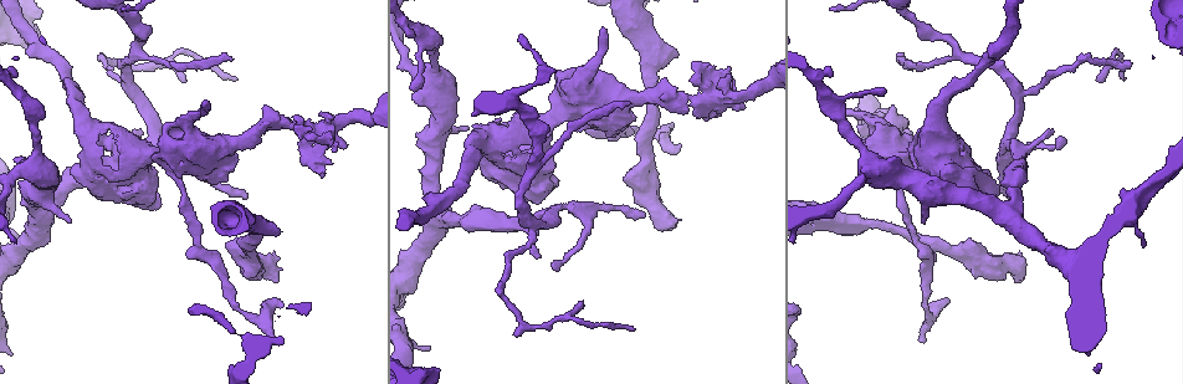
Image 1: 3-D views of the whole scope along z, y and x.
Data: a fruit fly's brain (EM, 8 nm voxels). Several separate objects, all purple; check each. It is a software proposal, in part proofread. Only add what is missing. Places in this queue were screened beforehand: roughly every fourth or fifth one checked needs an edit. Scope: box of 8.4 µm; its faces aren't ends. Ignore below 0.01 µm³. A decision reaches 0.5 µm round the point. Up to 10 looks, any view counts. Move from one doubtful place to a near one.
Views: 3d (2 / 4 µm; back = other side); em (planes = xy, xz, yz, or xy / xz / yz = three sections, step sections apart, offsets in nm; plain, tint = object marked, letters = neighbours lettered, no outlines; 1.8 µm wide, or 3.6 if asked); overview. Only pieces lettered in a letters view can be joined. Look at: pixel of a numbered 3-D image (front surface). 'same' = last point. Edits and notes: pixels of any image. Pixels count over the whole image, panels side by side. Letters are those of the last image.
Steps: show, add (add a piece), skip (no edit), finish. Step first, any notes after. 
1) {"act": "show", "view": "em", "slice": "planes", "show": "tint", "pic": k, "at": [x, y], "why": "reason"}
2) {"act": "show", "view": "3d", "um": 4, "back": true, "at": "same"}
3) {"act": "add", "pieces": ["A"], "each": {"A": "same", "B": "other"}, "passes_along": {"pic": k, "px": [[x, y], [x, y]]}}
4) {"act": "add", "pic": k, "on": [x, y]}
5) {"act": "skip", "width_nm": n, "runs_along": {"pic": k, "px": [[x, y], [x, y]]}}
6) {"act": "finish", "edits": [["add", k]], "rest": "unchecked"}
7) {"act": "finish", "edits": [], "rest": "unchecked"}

{"act": "show", "view": "em", "slice": "xz", "step": 8, "show": "letters", "pic": 1, "at": [629, 105], "why": "thin end"}

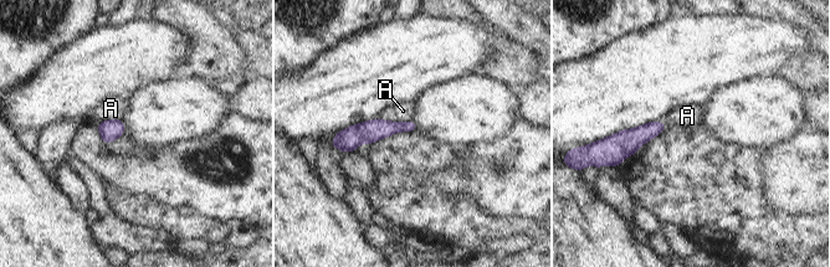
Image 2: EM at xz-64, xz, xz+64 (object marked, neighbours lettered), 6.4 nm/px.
{"act": "show", "view": "em", "slice": "planes", "show": "letters", "at": "same"}

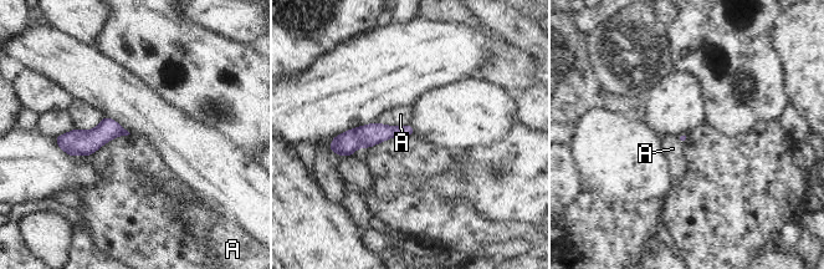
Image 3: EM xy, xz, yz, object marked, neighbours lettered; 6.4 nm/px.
{"act": "skip", "longest_contact_nm": ["A", 240], "each": {"A": "other"}, "found": "no lettered piece goes on from it"}

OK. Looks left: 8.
{"act": "show", "view": "em", "slice": "planes", "show": "letters", "pic": 1, "at": [135, 52], "why": "three-way junction"}

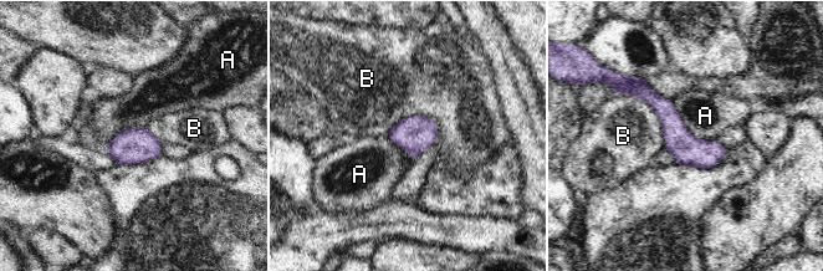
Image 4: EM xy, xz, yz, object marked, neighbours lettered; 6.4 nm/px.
{"act": "skip", "each": {"A": "other", "B": "other"}, "border": {"pic": 4, "px": [[671, 101], [685, 128], [712, 142]]}, "found": "none of them fits"}

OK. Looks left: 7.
{"act": "show", "view": "3d", "um": 2, "pic": 1, "at": [343, 147], "why": "branch stops here"}

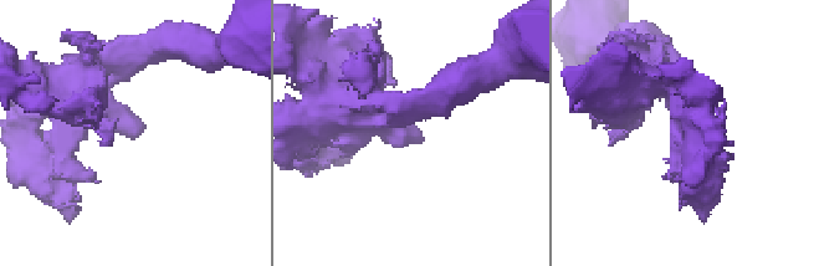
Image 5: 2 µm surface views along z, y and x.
{"act": "show", "view": "em", "slice": "planes", "show": "tint", "pic": 5, "at": [416, 143], "why": "now the EM"}

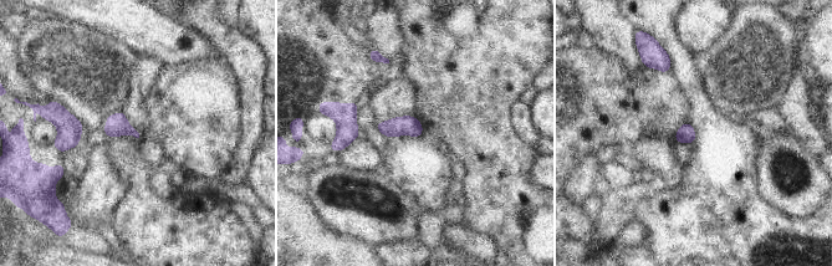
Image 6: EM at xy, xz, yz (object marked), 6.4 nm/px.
{"act": "show", "view": "em", "slice": "planes", "show": "letters", "at": "same", "why": "see the neighbours"}

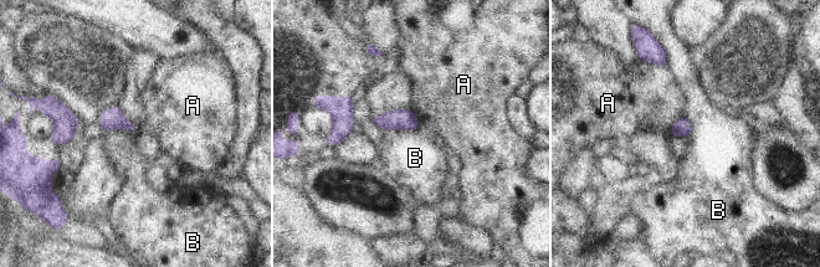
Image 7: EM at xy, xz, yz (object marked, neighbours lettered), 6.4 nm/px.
{"act": "skip", "each": {"A": "other", "B": "other"}, "border": {"pic": 7, "px": [[138, 128], [136, 134], [104, 132]]}, "found": "none of them fits"}

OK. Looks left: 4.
{"act": "show", "view": "3d", "um": 4, "pic": 1, "at": [672, 125], "why": "an open end"}

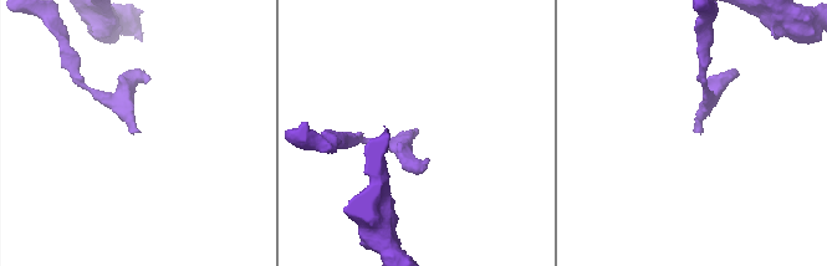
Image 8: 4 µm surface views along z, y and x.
{"act": "show", "view": "em", "slice": "yz", "step": 4, "show": "tint", "pic": 8, "at": [137, 129], "why": "need the tissue"}

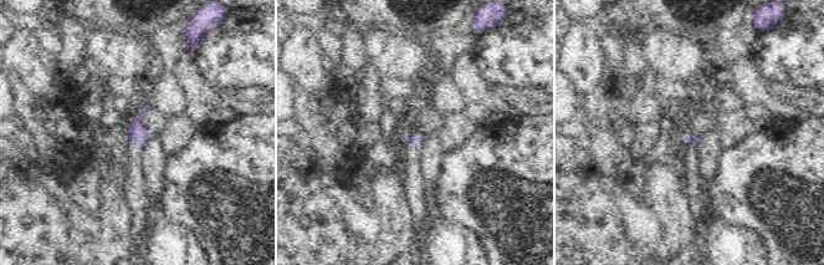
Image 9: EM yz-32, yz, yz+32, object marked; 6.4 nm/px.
{"act": "show", "view": "em", "slice": "planes", "show": "letters", "at": "same", "why": "cut it another way"}

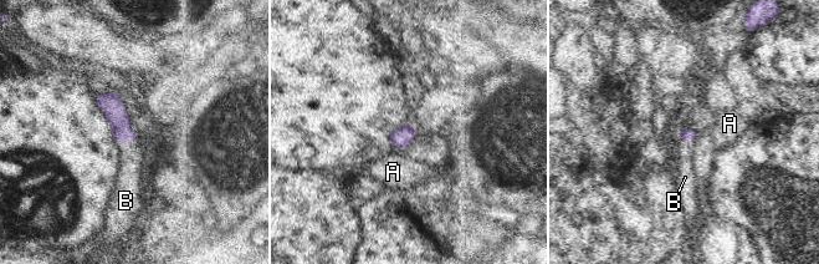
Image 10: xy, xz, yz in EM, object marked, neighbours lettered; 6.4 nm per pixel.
{"act": "add", "pieces": ["B"], "longest_contact_nm": ["B", 150], "each": {"A": "other", "B": "same"}, "passes_along": {"pic": 10, "px": [[114, 110], [126, 141], [133, 156]]}, "found": "the cell continues"}

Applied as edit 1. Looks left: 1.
{"act": "finish", "edits": [["add", 10]], "rest": "unchecked"}

